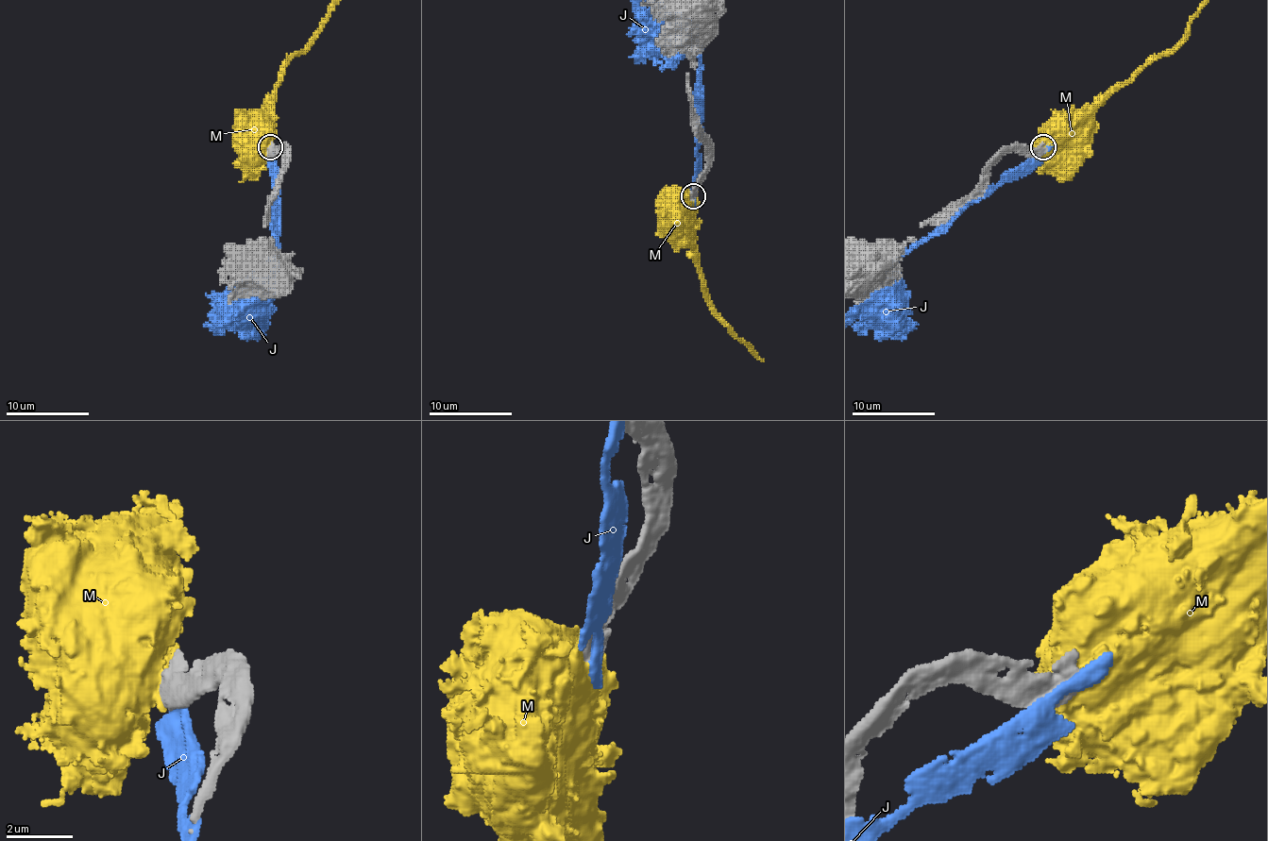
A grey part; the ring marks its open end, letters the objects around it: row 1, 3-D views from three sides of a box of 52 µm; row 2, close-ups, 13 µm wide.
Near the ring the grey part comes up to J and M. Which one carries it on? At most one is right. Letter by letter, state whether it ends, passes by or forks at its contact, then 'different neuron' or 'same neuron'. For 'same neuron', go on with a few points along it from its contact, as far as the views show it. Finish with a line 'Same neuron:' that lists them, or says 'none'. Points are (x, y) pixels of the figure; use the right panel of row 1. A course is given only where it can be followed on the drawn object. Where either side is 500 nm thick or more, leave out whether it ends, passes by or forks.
J: different neuron
M: different neuron
Same neuron: none

